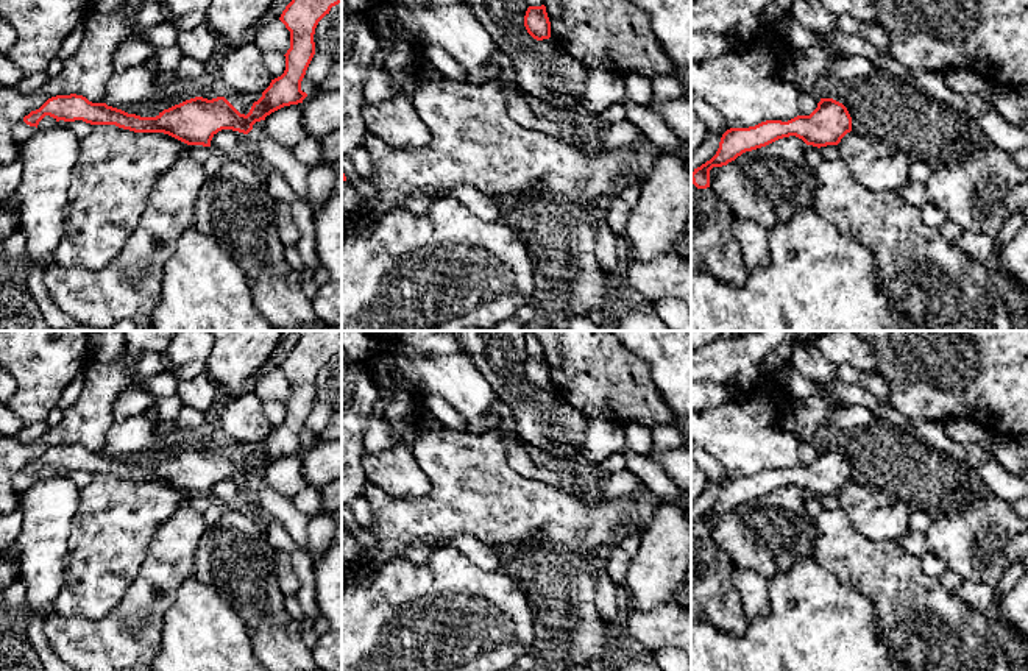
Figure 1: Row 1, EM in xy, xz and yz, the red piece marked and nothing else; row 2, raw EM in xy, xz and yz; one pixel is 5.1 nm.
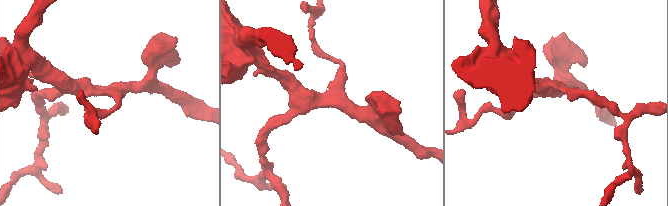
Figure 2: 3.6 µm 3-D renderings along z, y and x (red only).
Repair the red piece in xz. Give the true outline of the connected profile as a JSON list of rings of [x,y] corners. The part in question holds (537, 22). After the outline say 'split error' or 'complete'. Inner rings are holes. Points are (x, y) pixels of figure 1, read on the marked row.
[[[529,6],[524,16],[524,27],[527,33],[537,39],[549,39],[551,37],[551,22],[546,12],[546,6]]] | complete

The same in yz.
[[[821,98],[810,115],[797,115],[788,122],[766,120],[749,128],[730,128],[719,142],[716,154],[694,169],[691,181],[697,189],[710,187],[710,170],[735,161],[746,151],[766,147],[778,139],[796,136],[806,145],[838,145],[852,131],[852,117],[847,108],[833,100]]] | complete

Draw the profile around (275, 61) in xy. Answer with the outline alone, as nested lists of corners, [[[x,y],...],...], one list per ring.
[[[267,51],[264,53],[264,64],[270,76],[275,80],[285,70],[285,56],[279,51]]]

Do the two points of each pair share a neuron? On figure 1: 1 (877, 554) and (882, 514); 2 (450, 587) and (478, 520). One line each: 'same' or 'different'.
1: different
2: different

